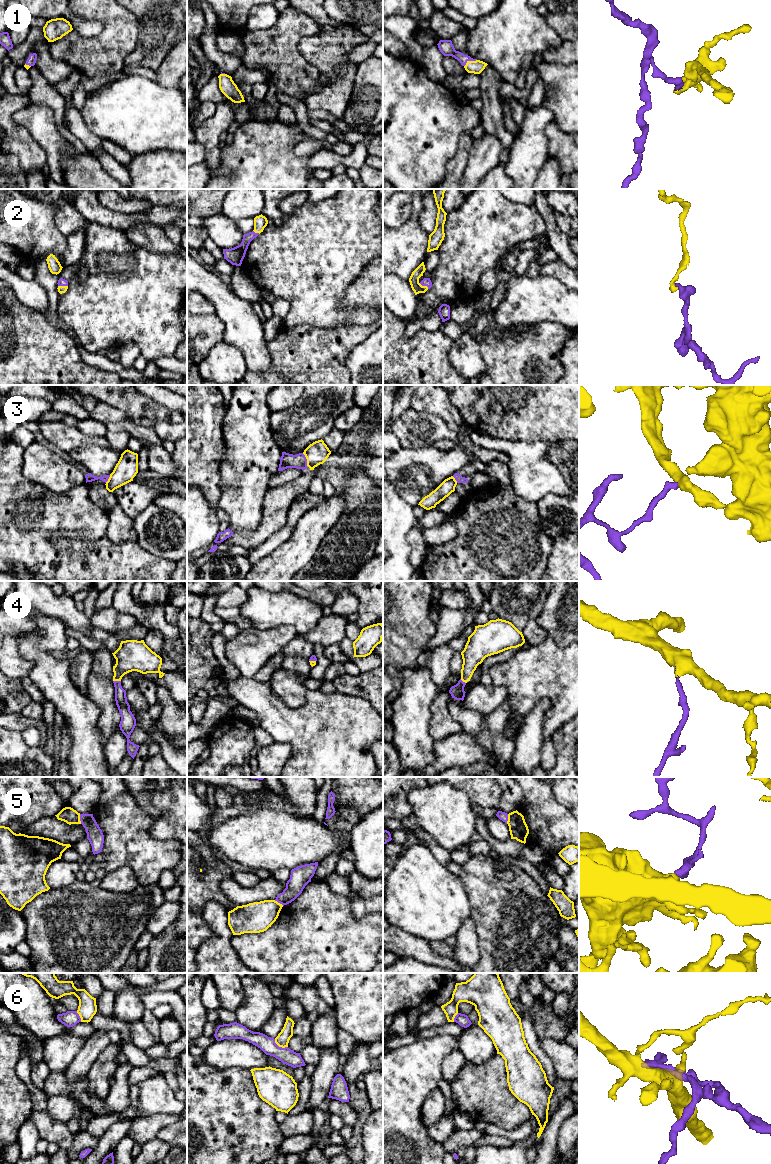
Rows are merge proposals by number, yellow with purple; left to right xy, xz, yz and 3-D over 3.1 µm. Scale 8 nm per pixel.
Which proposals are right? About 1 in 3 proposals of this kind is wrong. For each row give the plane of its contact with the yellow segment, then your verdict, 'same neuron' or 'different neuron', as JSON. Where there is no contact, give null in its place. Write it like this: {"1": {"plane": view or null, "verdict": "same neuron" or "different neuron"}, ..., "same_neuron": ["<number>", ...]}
{"1": {"plane": "yz", "verdict": "same neuron"}, "2": {"plane": "xy", "verdict": "same neuron"}, "3": {"plane": "xz", "verdict": "different neuron"}, "4": {"plane": "xy", "verdict": "same neuron"}, "5": {"plane": "xy", "verdict": "different neuron"}, "6": {"plane": "xz", "verdict": "different neuron"}, "same_neuron": ["1", "2", "4"]}

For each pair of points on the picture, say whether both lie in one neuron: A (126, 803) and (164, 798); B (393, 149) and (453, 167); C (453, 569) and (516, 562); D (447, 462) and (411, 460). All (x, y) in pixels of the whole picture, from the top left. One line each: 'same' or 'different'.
A: different
B: different
C: same
D: same

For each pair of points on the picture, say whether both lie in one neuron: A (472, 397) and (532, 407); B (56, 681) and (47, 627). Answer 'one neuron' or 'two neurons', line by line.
A: one neuron
B: one neuron

